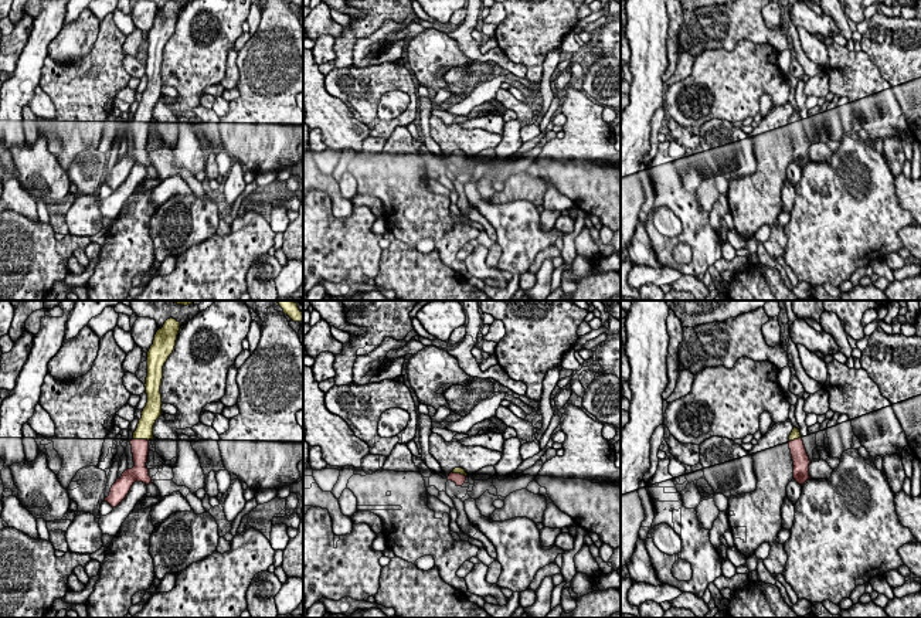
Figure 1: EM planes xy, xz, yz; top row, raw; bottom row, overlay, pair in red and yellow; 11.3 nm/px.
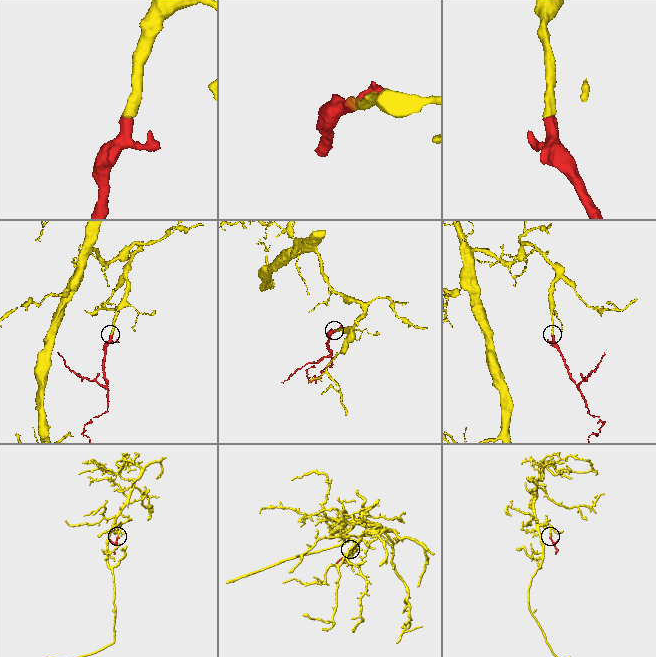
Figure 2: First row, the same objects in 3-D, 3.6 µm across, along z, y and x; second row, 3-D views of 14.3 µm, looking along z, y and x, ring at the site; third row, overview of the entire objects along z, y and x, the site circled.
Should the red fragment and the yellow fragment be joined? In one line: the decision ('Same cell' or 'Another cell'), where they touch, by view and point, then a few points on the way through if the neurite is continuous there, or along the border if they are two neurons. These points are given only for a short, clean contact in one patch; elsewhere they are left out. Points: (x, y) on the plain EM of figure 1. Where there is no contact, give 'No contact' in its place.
Same cell. Touches red at xy (140, 122). Path across: xy (139, 129), (140, 122), (145, 111)

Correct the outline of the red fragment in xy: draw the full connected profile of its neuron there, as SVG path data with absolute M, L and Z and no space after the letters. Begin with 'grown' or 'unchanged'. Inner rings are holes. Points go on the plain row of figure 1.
grown | M173 0L167 1L163 10L156 14L153 27L147 34L147 60L145 67L147 85L142 94L137 111L133 115L133 122L130 123L135 149L126 152L122 159L116 162L111 170L109 179L105 180L105 184L112 190L120 187L136 163L146 167L152 166L149 152L146 150L149 123L153 122L153 108L162 98L163 85L160 68L163 48L174 33L179 13L180 4Z

